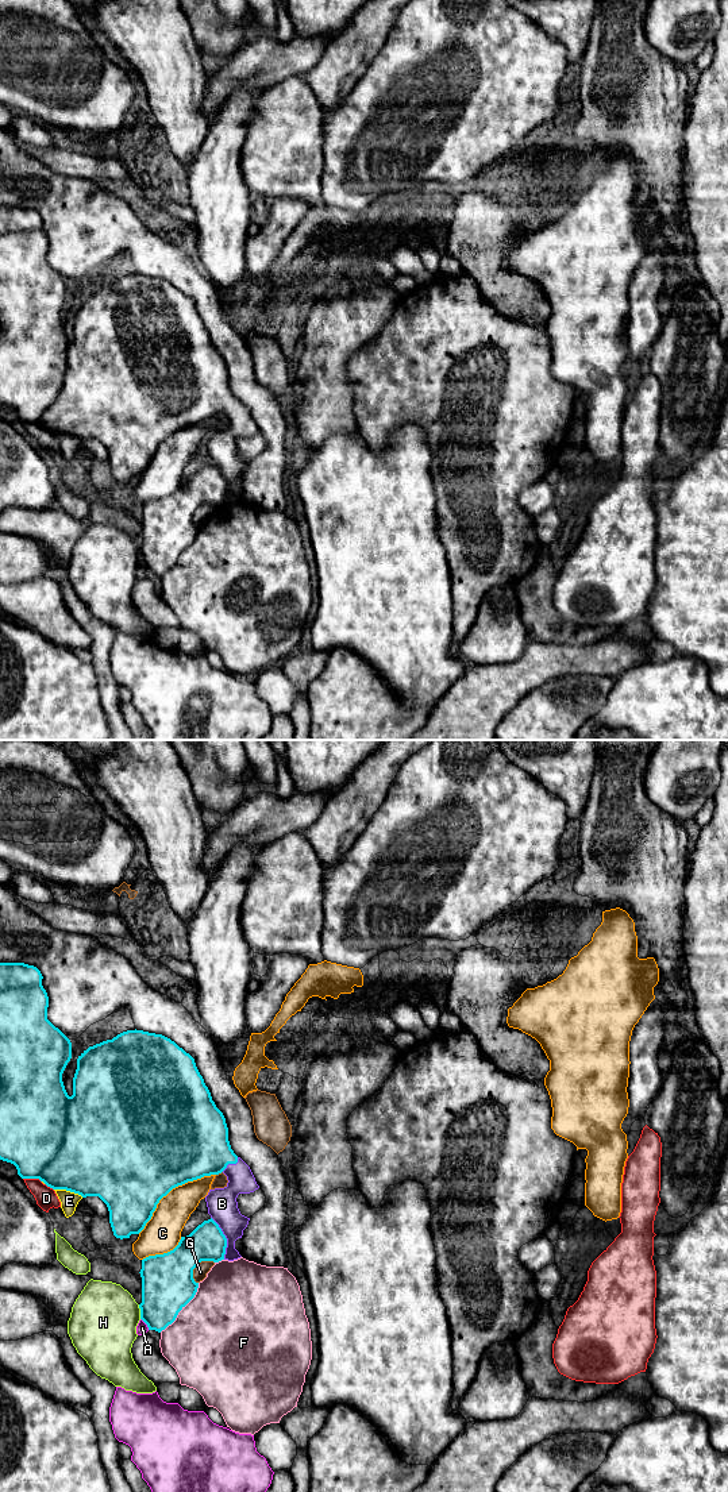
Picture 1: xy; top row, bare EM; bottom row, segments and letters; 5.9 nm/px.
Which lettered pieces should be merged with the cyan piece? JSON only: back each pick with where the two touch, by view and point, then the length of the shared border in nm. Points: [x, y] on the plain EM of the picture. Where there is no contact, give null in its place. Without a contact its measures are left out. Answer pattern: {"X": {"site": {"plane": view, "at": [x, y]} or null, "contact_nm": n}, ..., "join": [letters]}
{"B": {"site": {"plane": "xy", "at": [226, 482]}, "contact_nm": 260}, "join": ["B"]}

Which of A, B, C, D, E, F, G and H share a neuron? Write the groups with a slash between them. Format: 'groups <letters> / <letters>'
groups A / B / C / D / E H / F / G

